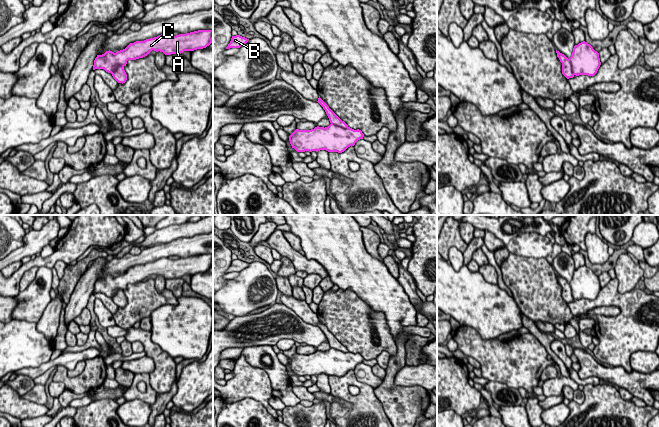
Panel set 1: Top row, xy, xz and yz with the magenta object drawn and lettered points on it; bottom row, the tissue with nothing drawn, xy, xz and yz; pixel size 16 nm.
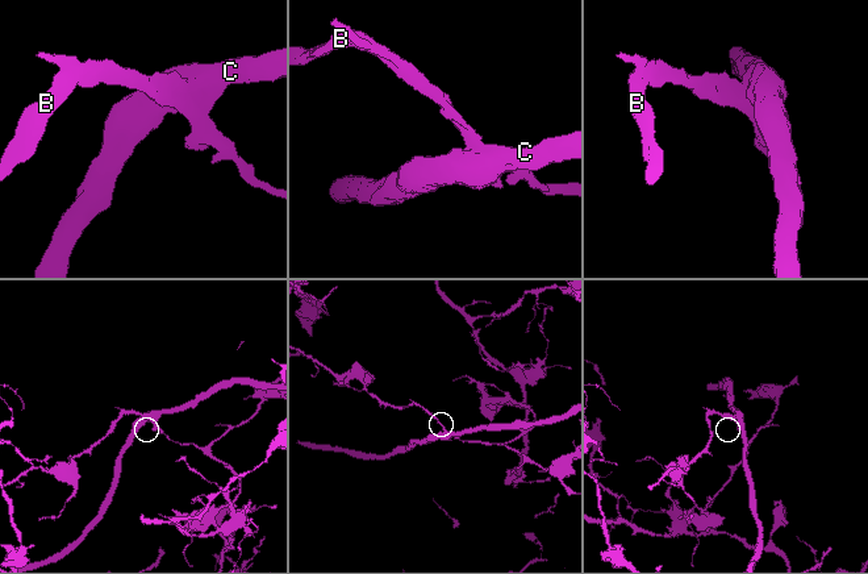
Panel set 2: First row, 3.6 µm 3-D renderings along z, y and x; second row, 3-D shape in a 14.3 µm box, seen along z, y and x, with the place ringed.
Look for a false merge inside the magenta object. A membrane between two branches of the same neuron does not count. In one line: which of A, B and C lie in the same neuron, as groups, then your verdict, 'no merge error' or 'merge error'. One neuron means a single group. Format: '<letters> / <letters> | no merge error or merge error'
A C / B | merge error

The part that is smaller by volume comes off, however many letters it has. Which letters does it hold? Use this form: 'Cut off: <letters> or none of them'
Cut off: A, C

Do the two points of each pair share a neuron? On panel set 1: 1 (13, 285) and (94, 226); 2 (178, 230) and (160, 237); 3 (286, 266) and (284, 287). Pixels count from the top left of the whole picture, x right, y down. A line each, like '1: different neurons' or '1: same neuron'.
1: same neuron
2: same neuron
3: same neuron

